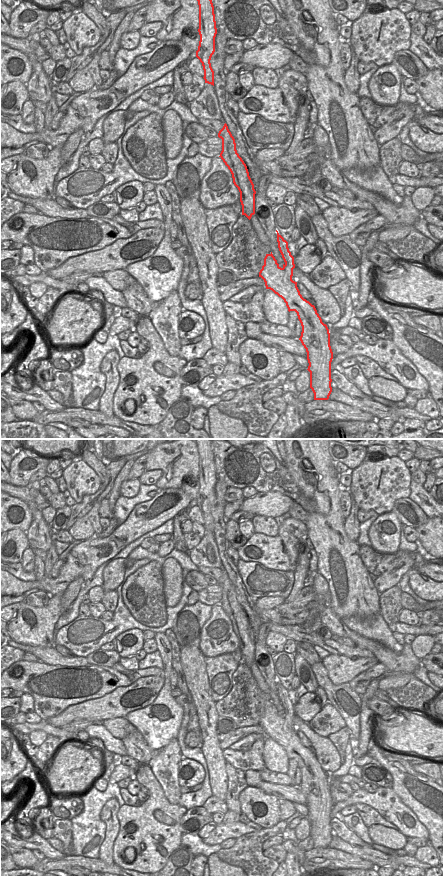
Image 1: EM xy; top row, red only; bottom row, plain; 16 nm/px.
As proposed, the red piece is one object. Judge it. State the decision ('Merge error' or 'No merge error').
Merge error

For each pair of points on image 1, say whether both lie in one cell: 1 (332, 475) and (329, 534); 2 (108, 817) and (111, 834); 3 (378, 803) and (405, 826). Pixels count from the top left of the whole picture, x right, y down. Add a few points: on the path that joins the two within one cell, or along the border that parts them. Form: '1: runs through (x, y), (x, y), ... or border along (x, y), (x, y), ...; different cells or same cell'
1: runs through (333, 490), (334, 519); same cell
2: runs through (111, 821), (111, 830); same cell
3: runs through (385, 806), (398, 819); same cell

